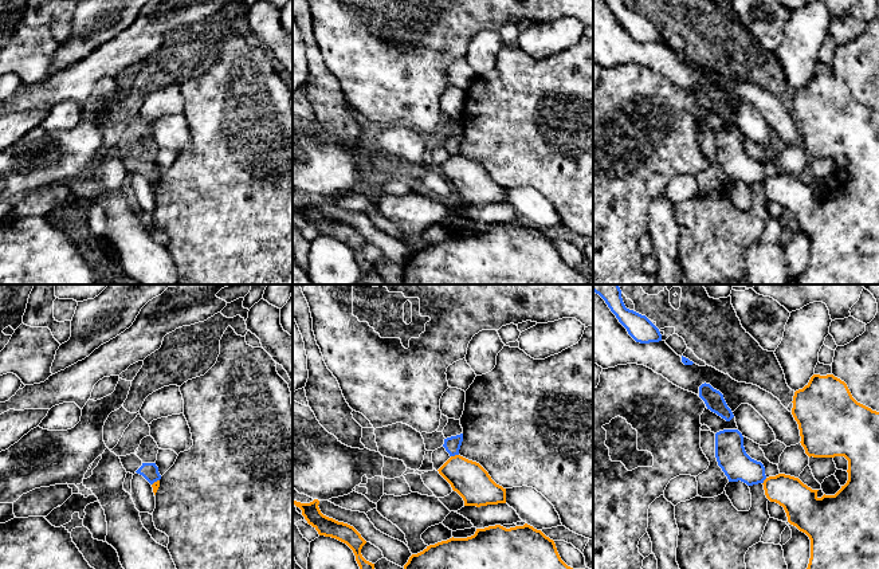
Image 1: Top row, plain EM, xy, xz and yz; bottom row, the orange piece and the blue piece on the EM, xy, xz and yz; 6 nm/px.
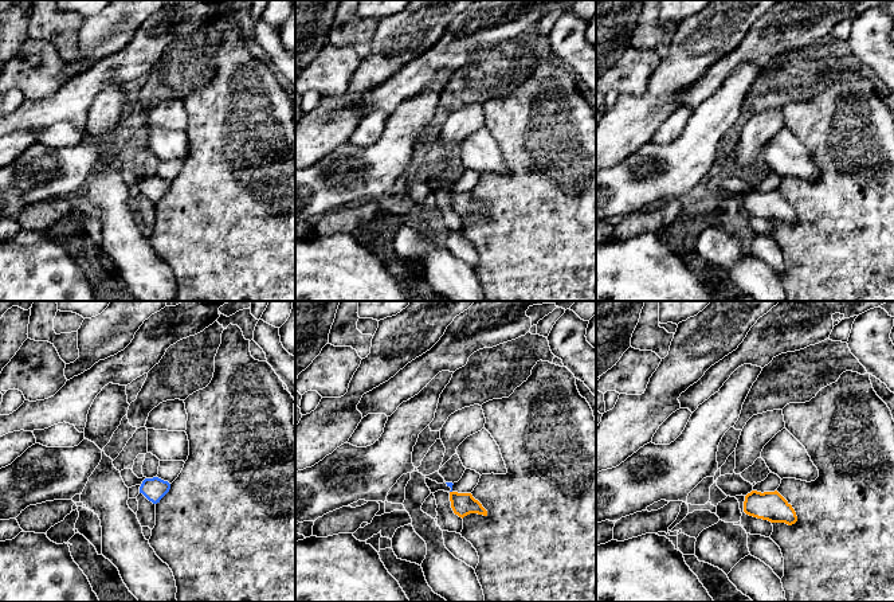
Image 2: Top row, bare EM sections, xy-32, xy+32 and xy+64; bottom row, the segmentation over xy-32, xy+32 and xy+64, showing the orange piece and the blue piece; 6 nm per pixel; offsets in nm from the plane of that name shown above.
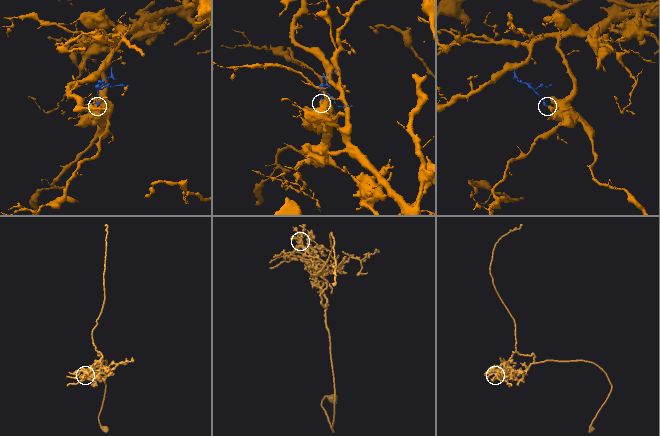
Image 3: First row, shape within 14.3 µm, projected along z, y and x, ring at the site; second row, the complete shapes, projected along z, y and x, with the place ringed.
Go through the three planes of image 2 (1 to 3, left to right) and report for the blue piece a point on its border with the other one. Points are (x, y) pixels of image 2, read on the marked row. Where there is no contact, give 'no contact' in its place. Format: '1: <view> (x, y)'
1: no contact
2: no contact
3: no contact

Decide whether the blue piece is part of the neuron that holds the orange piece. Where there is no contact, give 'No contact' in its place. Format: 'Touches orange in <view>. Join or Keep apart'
Touches orange in xz. Keep apart

